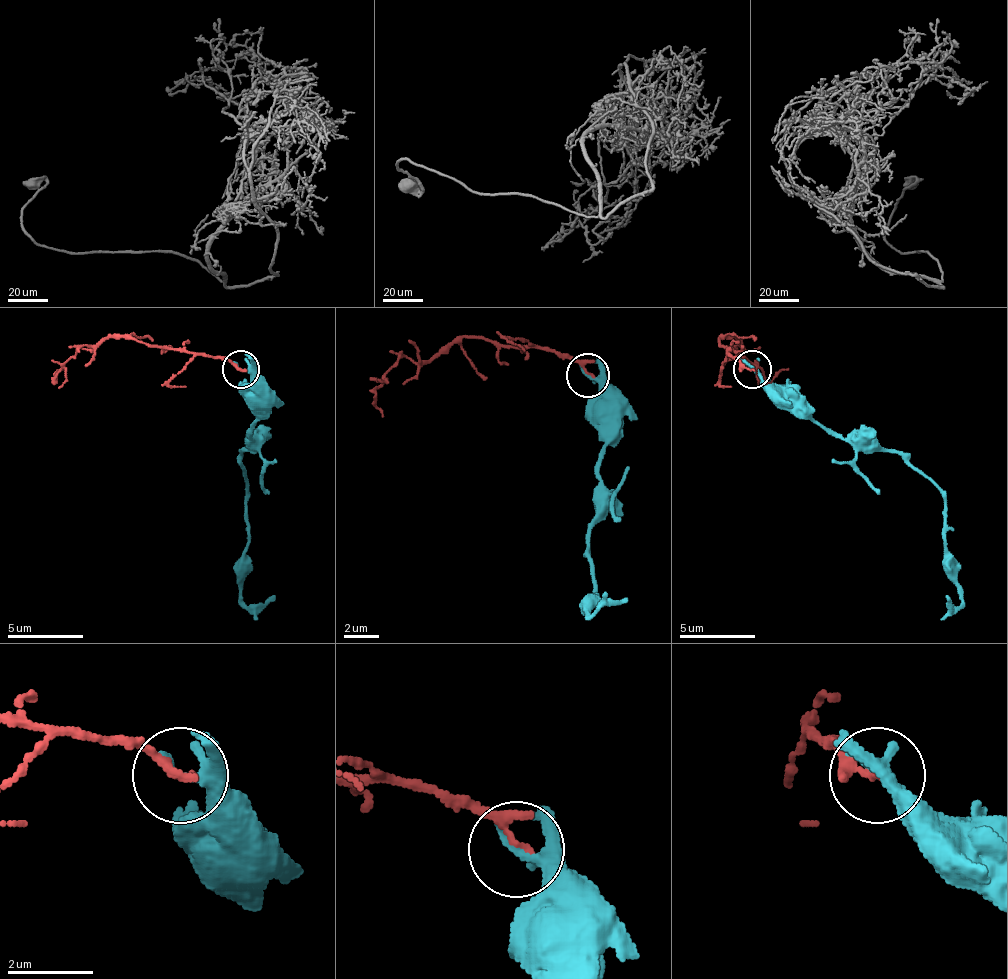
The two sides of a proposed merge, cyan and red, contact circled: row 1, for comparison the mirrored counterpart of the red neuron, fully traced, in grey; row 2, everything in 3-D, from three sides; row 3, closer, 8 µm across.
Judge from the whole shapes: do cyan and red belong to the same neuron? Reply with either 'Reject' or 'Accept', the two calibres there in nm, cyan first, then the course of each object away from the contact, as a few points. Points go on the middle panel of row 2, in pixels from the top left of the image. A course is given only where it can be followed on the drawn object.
Reject. Thickness 240 nm (cyan) against 240 nm. Course of cyan: (586, 376), (600, 385), (604, 450), (600, 512), (591, 542), (595, 594), (586, 612), (626, 599). Course of red: (586, 372), (552, 350), (456, 337), (429, 359), (408, 359), (377, 389), (381, 416)

